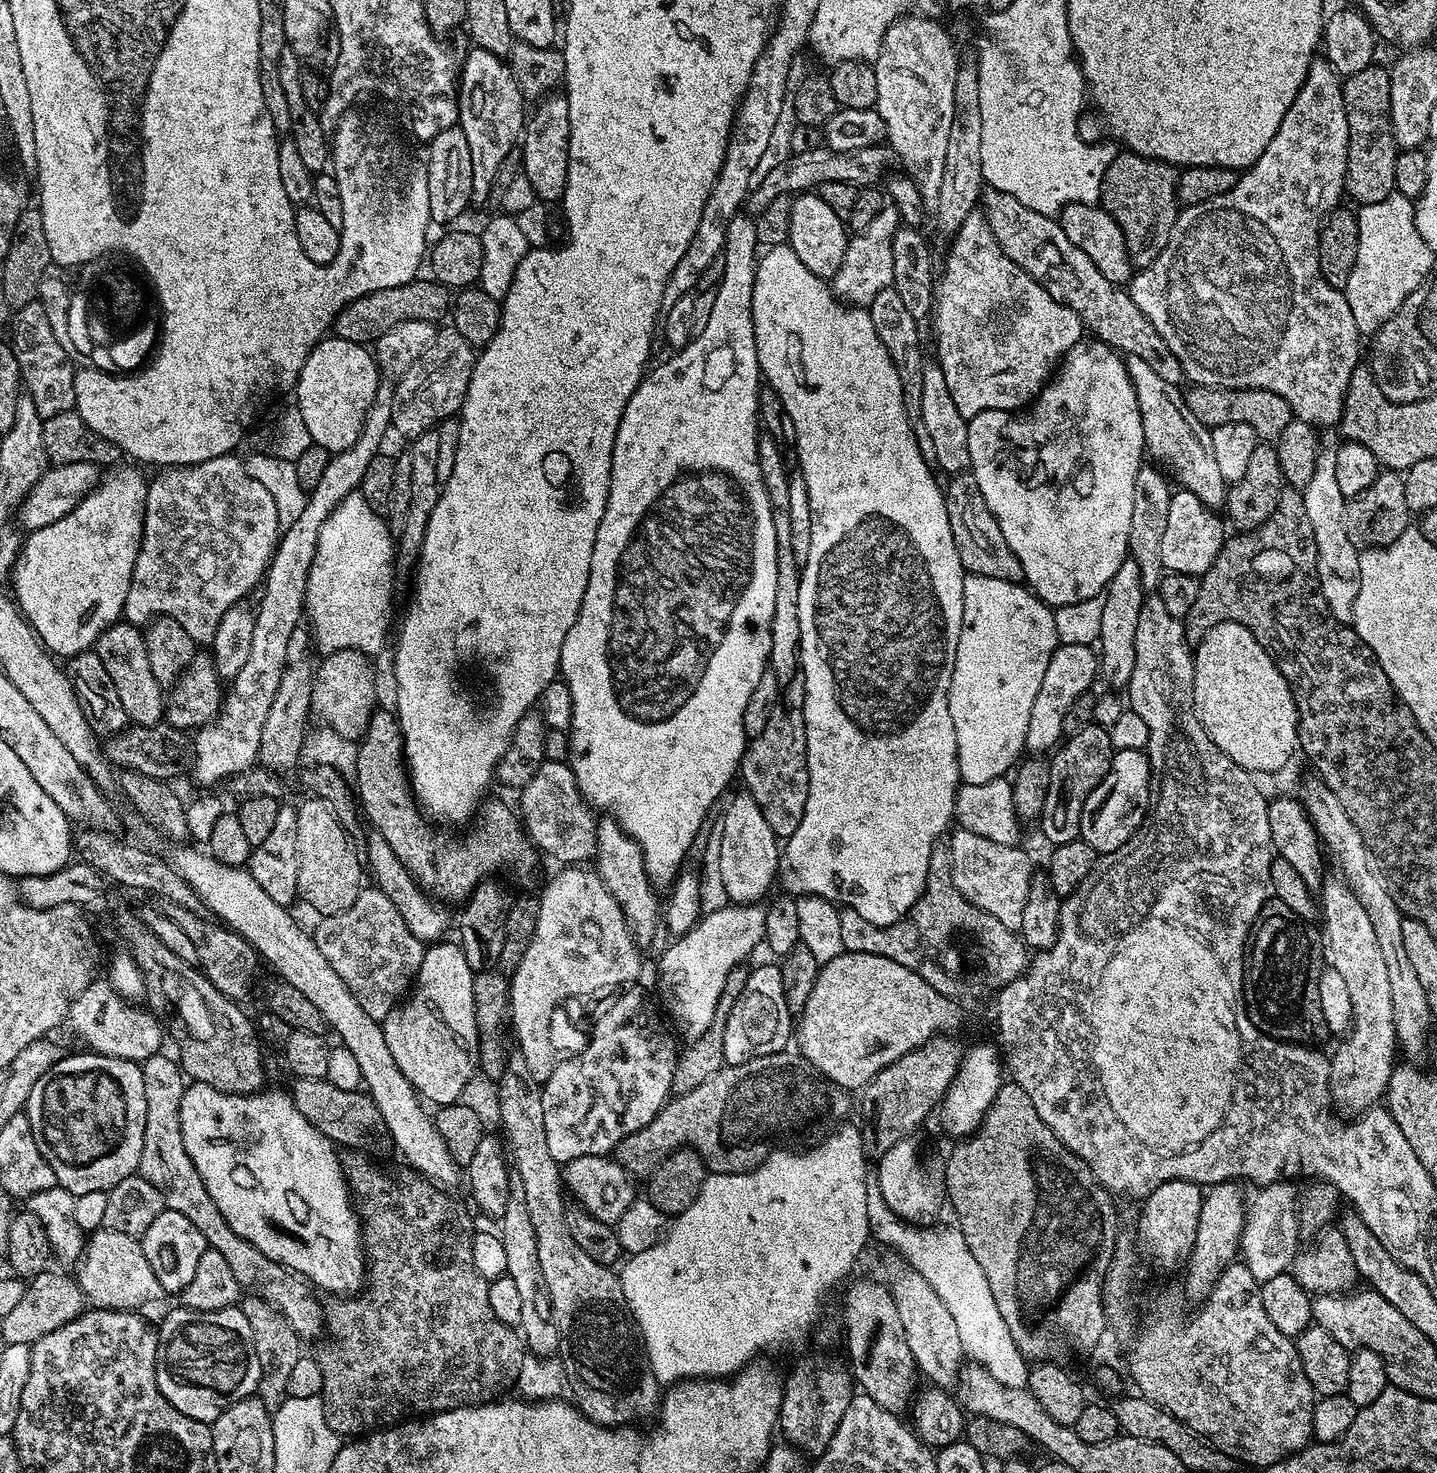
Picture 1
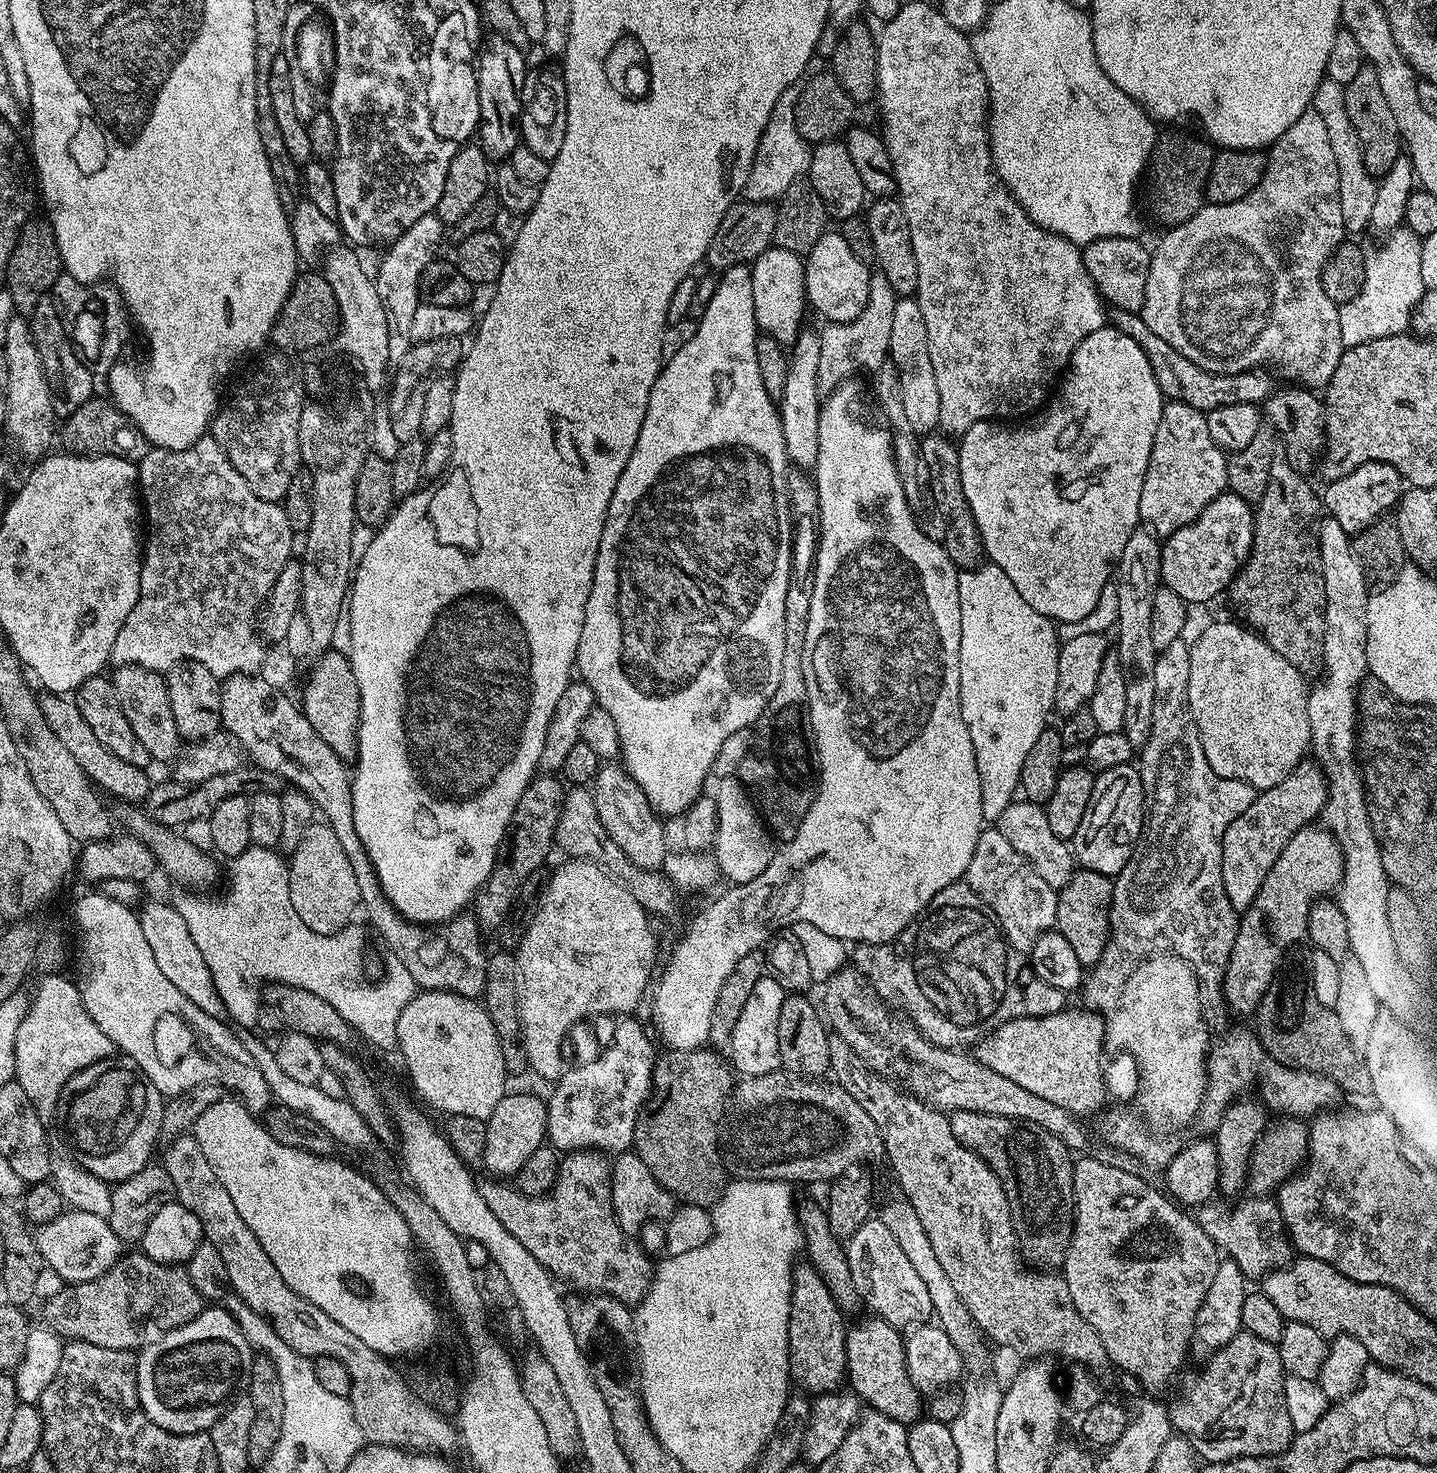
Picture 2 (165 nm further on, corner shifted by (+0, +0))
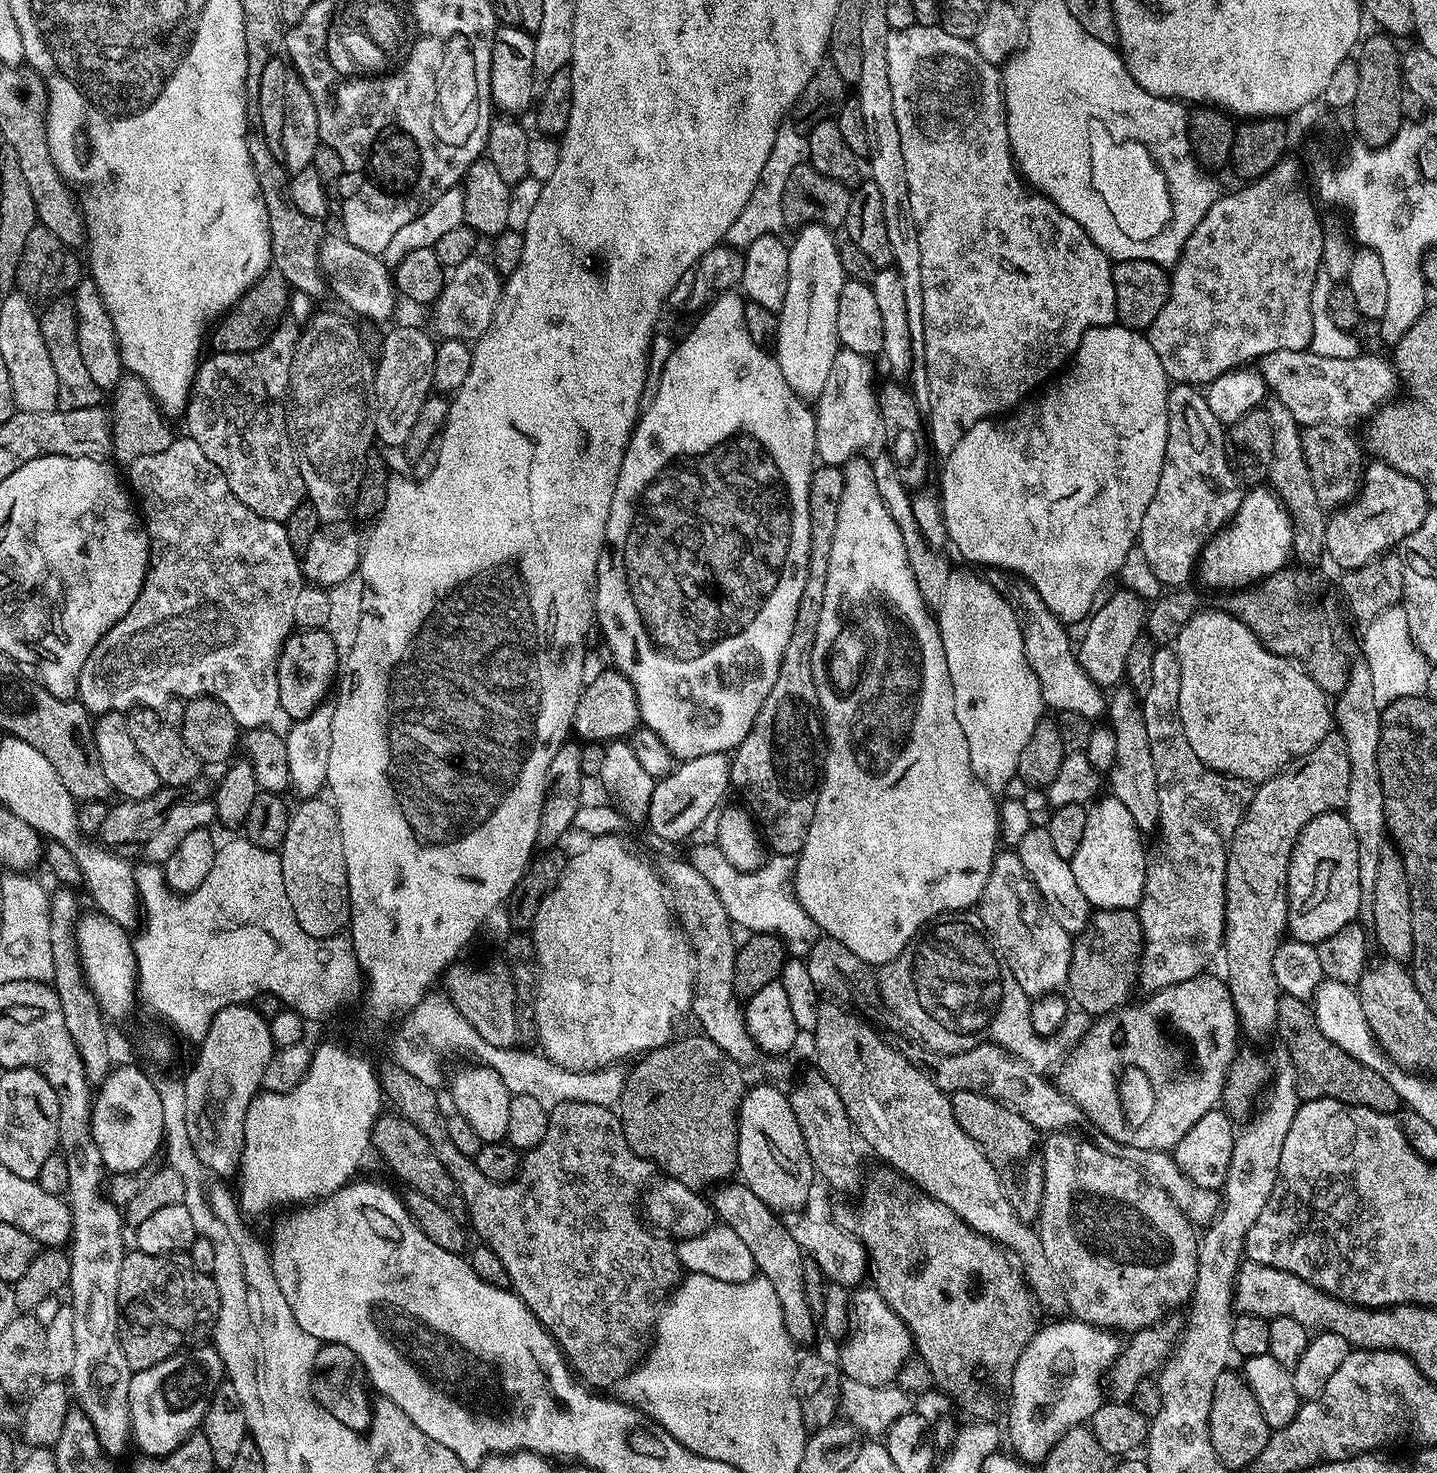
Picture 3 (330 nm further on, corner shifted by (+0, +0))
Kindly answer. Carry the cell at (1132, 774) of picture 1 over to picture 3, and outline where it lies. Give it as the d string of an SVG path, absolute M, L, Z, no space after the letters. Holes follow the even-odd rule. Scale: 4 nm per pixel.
M1105 796L1105 800L1097 799L1088 808L1082 843L1070 861L1074 879L1078 881L1082 894L1086 894L1086 902L1093 909L1101 912L1136 910L1144 896L1150 857L1144 853L1144 844L1140 841L1143 840L1142 834L1134 826L1134 818L1130 818L1126 806L1122 806L1116 796Z

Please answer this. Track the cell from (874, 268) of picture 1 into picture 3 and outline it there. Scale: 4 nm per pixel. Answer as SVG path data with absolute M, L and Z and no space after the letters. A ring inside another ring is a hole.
M841 347L834 358L834 366L830 366L830 374L822 386L819 396L814 401L816 414L816 459L824 466L843 466L853 459L872 439L877 439L880 428L880 412L876 409L877 389L872 388L872 364L873 361L867 356L856 354L854 350Z

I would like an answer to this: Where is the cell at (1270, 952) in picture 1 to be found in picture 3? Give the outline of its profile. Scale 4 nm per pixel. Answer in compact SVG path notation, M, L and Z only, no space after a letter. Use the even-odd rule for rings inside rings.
M1281 995L1276 1015L1275 1035L1285 1044L1286 1054L1296 1067L1296 1078L1301 1101L1330 1098L1354 1108L1369 1108L1375 1112L1398 1112L1402 1105L1394 1086L1386 1082L1370 1066L1352 1060L1346 1050L1334 1046L1316 1028L1316 1018L1305 1001Z

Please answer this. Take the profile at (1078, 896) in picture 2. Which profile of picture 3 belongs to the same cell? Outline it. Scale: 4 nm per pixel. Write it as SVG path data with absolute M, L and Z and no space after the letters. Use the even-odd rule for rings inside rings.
M1097 911L1089 919L1087 928L1072 941L1070 974L1066 985L1071 1003L1075 1007L1077 1004L1088 1018L1109 1016L1125 1007L1133 999L1132 987L1135 989L1138 984L1140 955L1143 952L1144 935L1135 911Z

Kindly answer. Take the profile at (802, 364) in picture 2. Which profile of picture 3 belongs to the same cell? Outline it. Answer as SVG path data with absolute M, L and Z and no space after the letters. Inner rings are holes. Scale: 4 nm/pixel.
M806 224L793 236L796 237L790 240L788 249L790 274L786 278L786 298L778 313L774 355L790 390L794 390L801 400L812 402L819 396L830 374L830 366L834 366L834 358L842 347L838 338L838 294L842 294L846 277L842 270L842 258L838 258L840 246L837 237L832 237L835 236L833 229L823 224Z

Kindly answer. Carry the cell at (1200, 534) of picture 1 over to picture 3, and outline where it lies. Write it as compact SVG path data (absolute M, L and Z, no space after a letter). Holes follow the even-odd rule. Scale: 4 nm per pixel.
M1252 486L1245 491L1232 519L1200 553L1198 580L1200 576L1201 582L1212 588L1228 588L1224 590L1248 586L1273 576L1279 568L1289 567L1293 556L1292 520L1284 504L1271 487Z

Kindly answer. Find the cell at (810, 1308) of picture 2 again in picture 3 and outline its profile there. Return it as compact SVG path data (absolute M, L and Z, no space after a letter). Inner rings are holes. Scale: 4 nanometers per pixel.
M725 1182L711 1189L710 1203L719 1223L725 1228L734 1230L742 1242L750 1249L754 1257L757 1273L774 1286L774 1294L778 1294L778 1302L782 1306L782 1316L786 1322L786 1330L792 1343L797 1346L808 1344L818 1332L818 1316L812 1312L806 1302L806 1290L803 1286L803 1274L806 1269L806 1253L798 1246L792 1231L784 1225L783 1219L754 1194L743 1182Z

